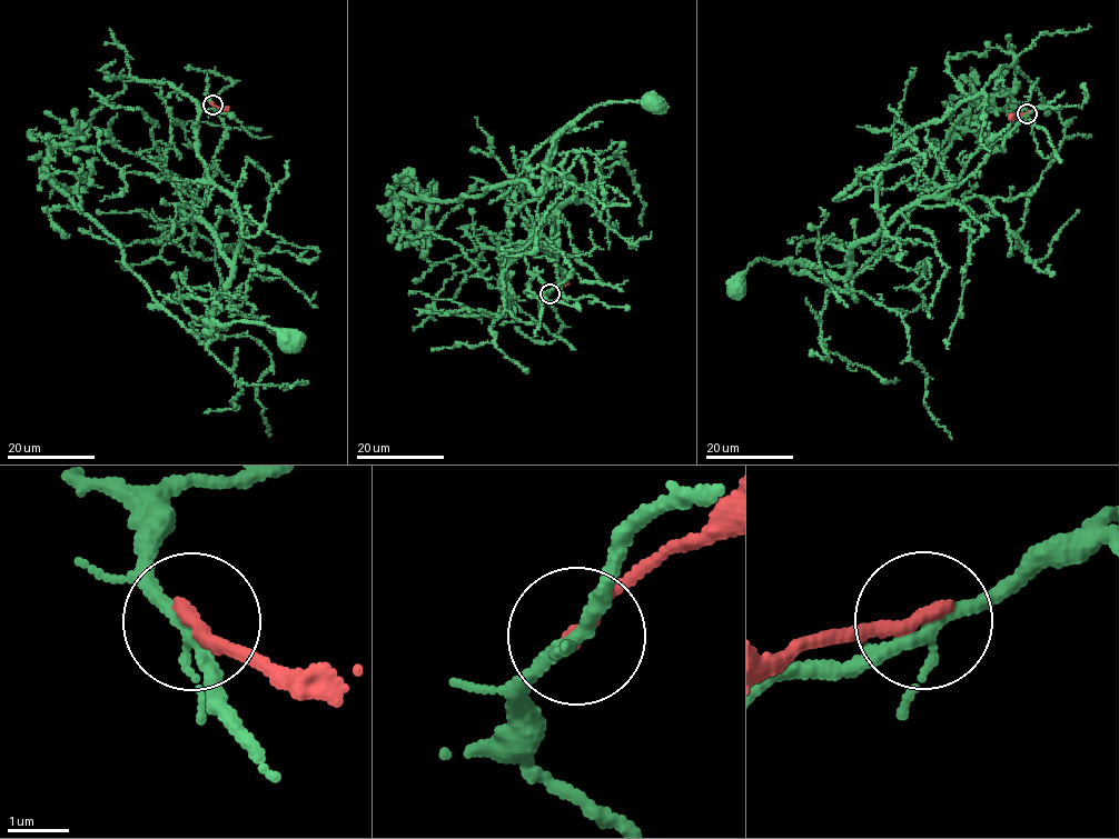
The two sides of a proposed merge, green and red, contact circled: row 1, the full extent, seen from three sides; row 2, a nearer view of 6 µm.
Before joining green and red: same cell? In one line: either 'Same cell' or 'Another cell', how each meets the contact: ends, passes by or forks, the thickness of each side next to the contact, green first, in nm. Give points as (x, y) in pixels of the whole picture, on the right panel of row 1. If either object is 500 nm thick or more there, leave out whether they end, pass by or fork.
Another cell. At the ring green forks. At the ring red ends. Thickness 190 nm (green) against 280 nm

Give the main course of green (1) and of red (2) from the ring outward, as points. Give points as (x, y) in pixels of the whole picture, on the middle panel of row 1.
1: (550, 293), (563, 272), (536, 230), (574, 195), (572, 181), (547, 177), (557, 136), (597, 106), (653, 100)
2: (550, 292), (568, 282)

